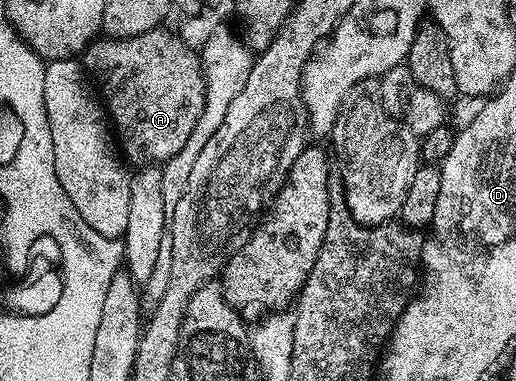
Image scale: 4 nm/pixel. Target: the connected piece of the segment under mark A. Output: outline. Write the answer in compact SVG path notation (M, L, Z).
M158 28L143 32L143 36L130 38L101 36L90 42L83 51L86 75L99 87L120 153L130 163L168 163L169 159L180 152L183 144L187 144L187 136L191 136L191 128L195 128L195 120L199 120L203 112L205 71L201 69L200 53L196 49L192 50L179 35L165 29Z

